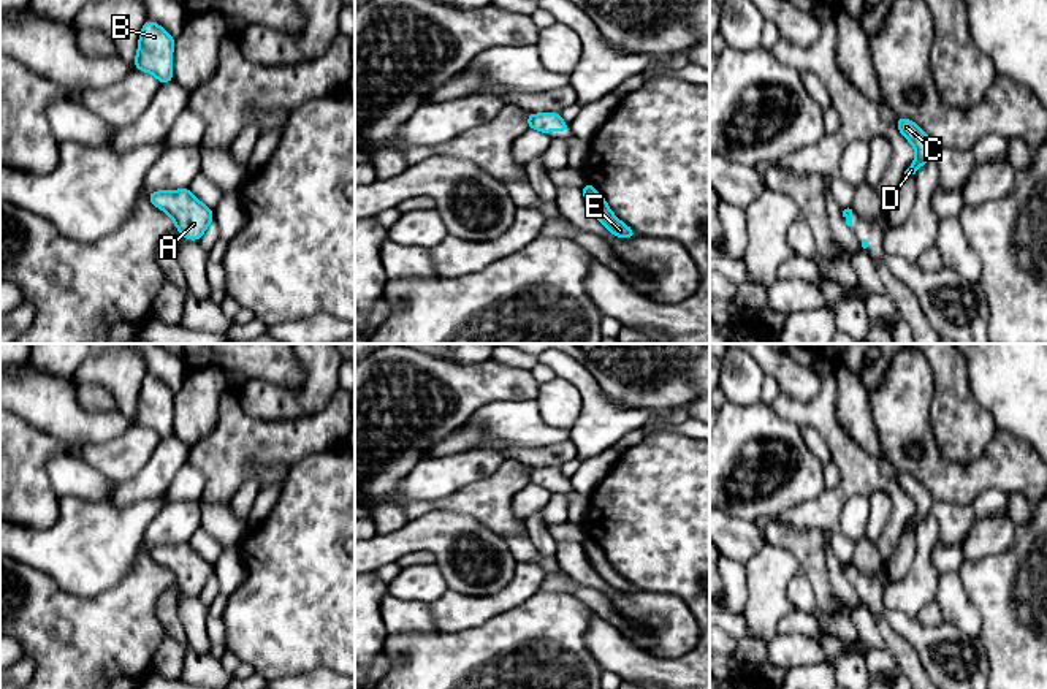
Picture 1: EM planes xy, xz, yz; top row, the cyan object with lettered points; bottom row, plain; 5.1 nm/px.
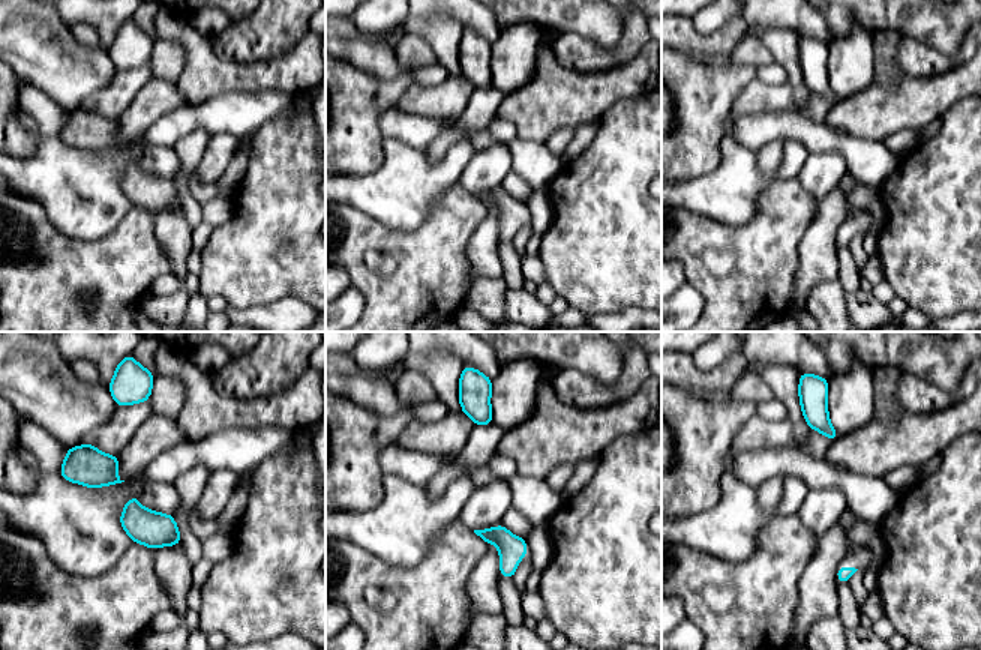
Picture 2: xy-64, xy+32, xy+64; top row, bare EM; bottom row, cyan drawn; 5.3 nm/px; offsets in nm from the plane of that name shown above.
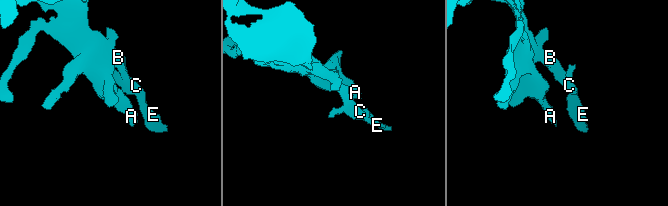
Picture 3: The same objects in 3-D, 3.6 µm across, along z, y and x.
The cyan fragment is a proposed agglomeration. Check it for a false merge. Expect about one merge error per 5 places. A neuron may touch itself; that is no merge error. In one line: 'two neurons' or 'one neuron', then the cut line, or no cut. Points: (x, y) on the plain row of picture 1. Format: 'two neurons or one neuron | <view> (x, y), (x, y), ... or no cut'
one neuron | no cut

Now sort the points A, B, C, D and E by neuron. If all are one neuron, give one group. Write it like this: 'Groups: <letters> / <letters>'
Groups: A B C D E

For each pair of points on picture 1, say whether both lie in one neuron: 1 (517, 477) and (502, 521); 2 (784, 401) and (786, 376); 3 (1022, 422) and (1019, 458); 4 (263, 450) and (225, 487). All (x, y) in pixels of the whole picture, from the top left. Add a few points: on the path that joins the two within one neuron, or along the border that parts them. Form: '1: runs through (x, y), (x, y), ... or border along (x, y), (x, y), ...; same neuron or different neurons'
1: runs through (506, 488), (502, 491), (502, 510); same neuron
2: border along (821, 384), (810, 399), (795, 399), (781, 392); different neurons
3: border along (998, 428), (1011, 431), (1030, 445); different neurons
4: runs through (251, 450), (227, 474); same neuron

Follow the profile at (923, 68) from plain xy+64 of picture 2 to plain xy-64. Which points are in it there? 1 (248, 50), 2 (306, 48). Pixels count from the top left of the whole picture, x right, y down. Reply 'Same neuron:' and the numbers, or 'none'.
Same neuron: 1

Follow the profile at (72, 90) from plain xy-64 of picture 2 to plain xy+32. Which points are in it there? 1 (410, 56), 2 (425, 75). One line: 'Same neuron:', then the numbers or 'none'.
Same neuron: 2

